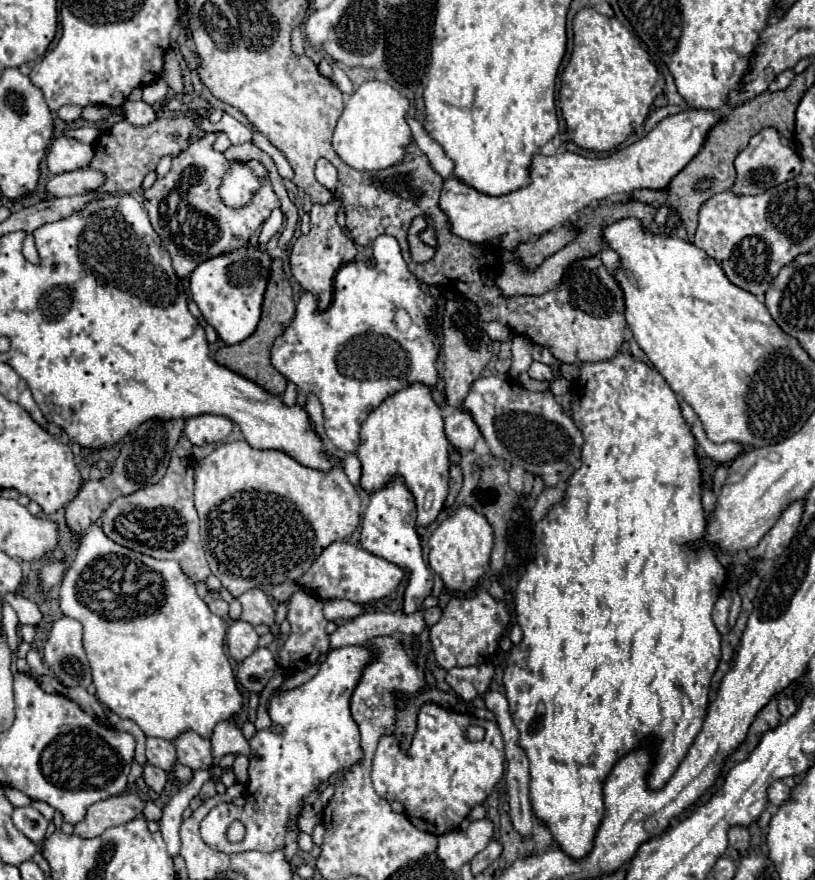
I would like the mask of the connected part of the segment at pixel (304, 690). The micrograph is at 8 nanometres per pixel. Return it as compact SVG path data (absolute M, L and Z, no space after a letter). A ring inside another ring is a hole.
M368 646L336 648L328 654L318 674L306 684L292 690L274 692L268 714L272 724L282 728L282 734L260 730L250 740L252 752L258 754L260 760L254 760L250 756L246 806L236 808L234 804L218 804L210 810L200 826L202 840L210 848L226 854L246 850L272 852L282 848L286 822L290 818L298 818L302 798L314 792L332 774L360 764L360 760L364 758L364 750L360 748L358 724L352 720L350 714L350 698L356 690L356 684L360 682L360 672L364 672L370 662L372 648ZM234 820L240 820L246 828L246 836L238 844L232 844L226 838L228 826Z

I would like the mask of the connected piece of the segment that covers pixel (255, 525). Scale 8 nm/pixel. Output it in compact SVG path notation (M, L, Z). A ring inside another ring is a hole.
M246 440L224 442L214 452L210 452L206 458L196 462L196 470L194 470L194 504L196 504L198 516L200 516L200 536L202 536L202 542L204 542L204 550L206 550L206 556L208 556L210 570L234 598L238 598L240 594L244 594L250 588L262 588L262 586L274 586L274 584L282 584L282 582L294 582L296 578L300 578L312 566L312 562L320 554L320 550L324 550L326 546L330 546L336 540L348 538L360 524L360 498L358 498L356 488L348 482L348 476L344 474L342 468L332 468L330 472L318 472L318 470L312 470L312 468L304 468L284 452L256 450Z

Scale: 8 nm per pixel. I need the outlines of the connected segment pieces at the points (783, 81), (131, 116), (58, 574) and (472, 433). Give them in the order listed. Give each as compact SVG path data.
M786 70L786 72L782 72L780 76L776 76L776 80L770 84L770 92L778 92L778 90L786 90L788 88L788 84L792 82L792 78L794 78L794 72L792 70Z
M126 100L122 104L122 108L126 110L126 120L136 124L136 126L146 126L152 120L156 120L154 108L150 104L146 104L146 102L130 102L130 100Z
M52 562L52 564L46 564L40 572L40 580L42 580L42 586L46 590L50 590L52 586L56 586L60 580L62 580L62 572L64 572L64 562Z
M460 406L444 418L444 428L450 444L460 452L472 450L476 440L480 438L480 428L472 420L472 414Z

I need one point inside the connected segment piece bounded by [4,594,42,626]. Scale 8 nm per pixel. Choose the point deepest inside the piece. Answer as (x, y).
(28, 613)

